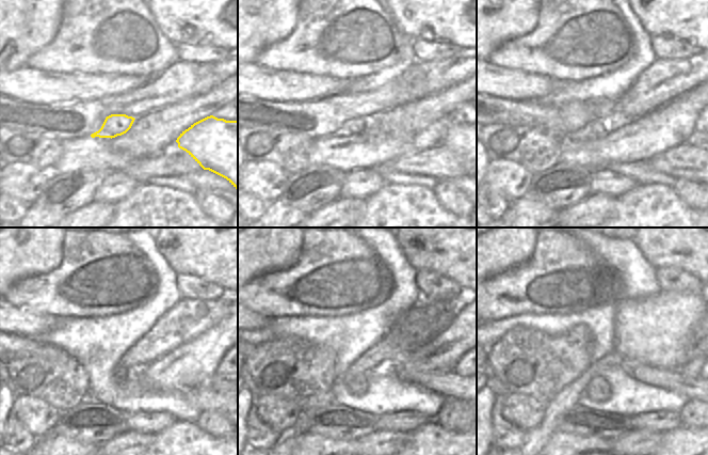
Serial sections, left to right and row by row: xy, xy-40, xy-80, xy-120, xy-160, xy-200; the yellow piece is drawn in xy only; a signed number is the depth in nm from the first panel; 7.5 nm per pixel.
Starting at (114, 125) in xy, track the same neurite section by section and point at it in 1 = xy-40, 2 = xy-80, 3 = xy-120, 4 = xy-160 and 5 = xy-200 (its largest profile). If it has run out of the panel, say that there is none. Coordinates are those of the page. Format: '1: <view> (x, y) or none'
1: xy-40 (354, 126)
2: xy-80 (594, 129)
3: xy-120 (101, 374)
4: xy-160 (354, 350)
5: xy-200 (600, 348)

